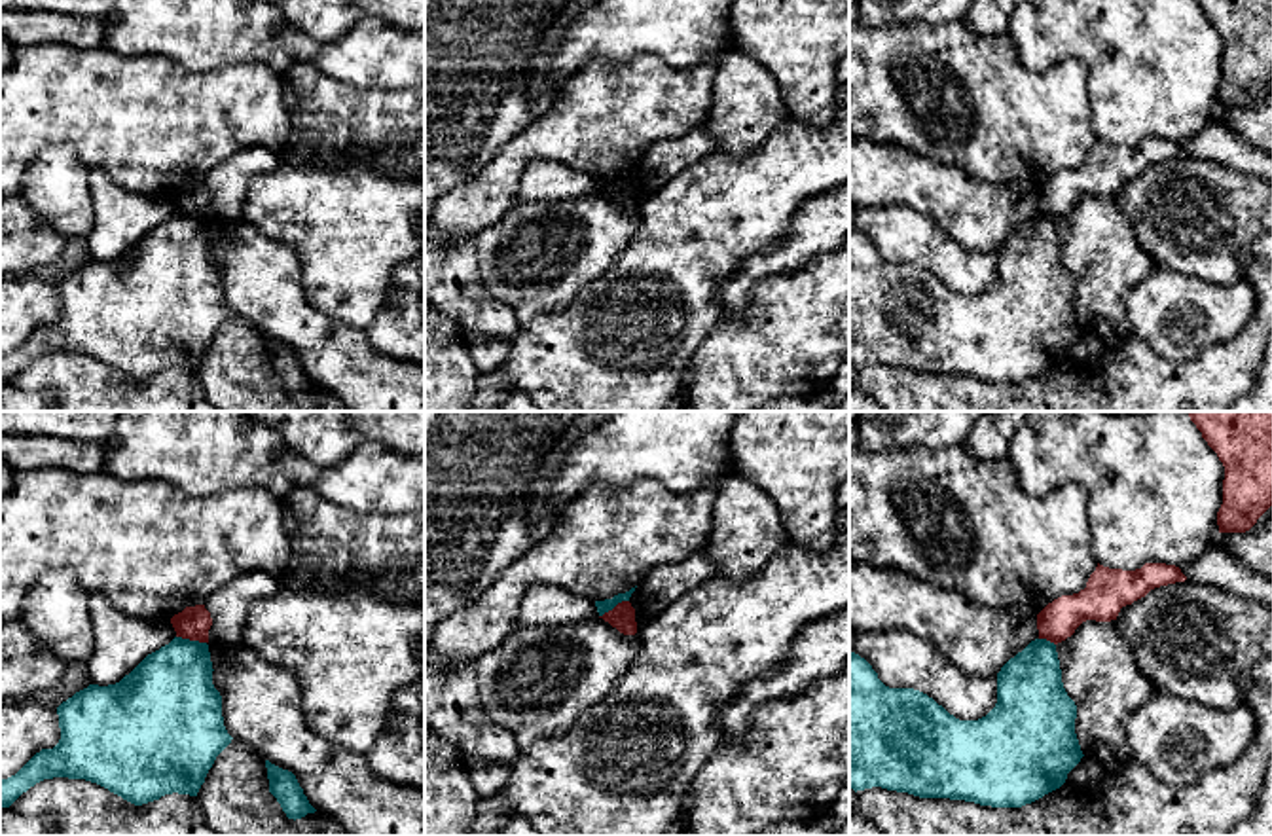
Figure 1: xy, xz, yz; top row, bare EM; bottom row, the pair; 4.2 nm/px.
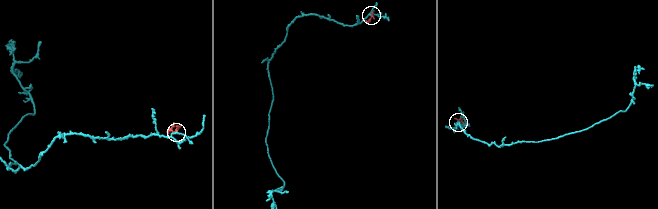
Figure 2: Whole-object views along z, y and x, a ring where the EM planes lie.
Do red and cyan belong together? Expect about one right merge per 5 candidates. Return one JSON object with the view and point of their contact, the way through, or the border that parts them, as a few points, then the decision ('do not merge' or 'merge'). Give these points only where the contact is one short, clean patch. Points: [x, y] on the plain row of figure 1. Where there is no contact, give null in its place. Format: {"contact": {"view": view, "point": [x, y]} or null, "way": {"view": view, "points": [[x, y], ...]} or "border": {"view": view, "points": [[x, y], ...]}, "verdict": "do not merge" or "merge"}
{"contact": {"view": "xy", "point": [192, 215]}, "border": {"view": "xy", "points": [[177, 211], [205, 218]]}, "verdict": "do not merge"}

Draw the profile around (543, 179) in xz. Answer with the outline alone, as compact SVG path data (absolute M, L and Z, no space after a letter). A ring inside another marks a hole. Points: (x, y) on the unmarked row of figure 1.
M533 159L518 184L518 201L559 201L599 193L595 176L552 159Z

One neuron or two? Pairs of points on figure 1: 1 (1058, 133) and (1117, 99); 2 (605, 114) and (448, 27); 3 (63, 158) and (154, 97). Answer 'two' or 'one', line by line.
1: two
2: two
3: two

